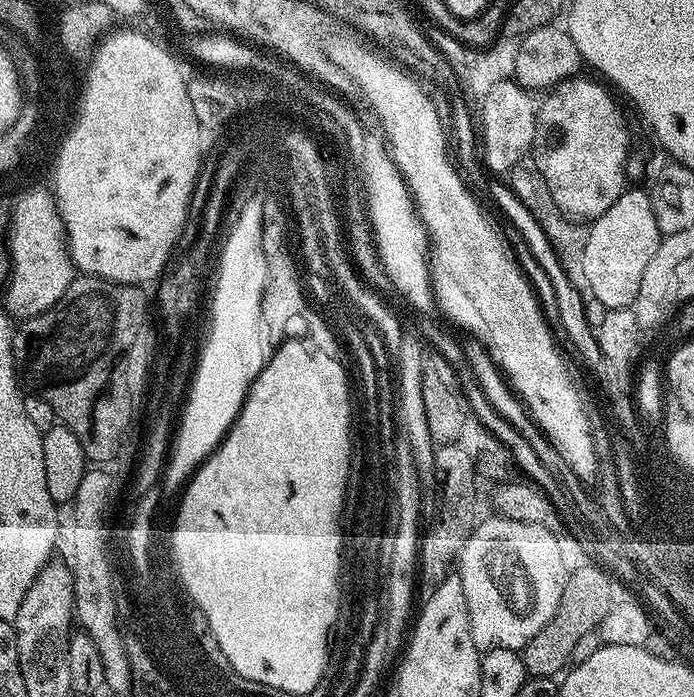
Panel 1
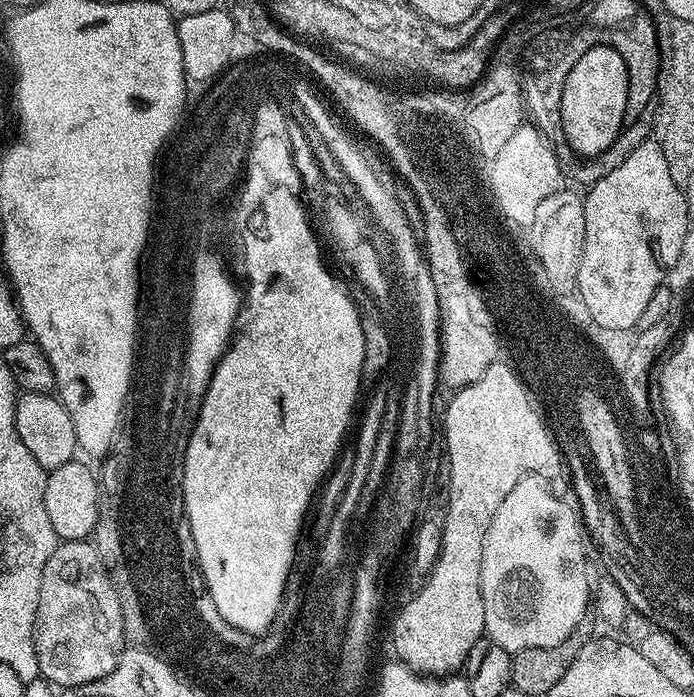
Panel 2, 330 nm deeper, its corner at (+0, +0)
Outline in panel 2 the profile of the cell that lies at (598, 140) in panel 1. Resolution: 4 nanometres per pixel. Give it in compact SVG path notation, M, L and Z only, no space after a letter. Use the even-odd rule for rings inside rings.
M597 42L582 54L566 78L562 92L561 122L575 155L585 158L602 154L624 128L627 64L608 42Z

